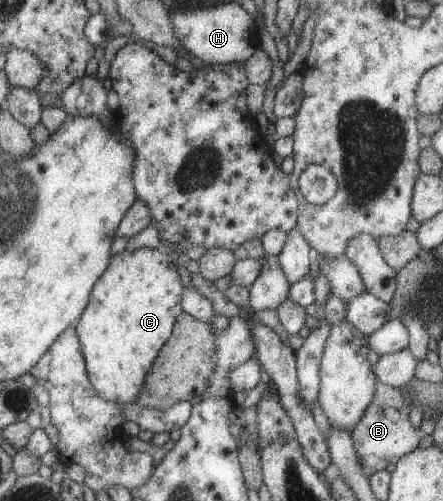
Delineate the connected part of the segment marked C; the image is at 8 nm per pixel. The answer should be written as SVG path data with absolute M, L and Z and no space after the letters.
M142 247L131 251L125 248L109 258L106 270L93 284L88 304L74 327L85 360L87 377L100 398L124 405L134 402L139 394L146 373L181 313L183 287L176 268L177 264L172 263L168 252L162 248Z

